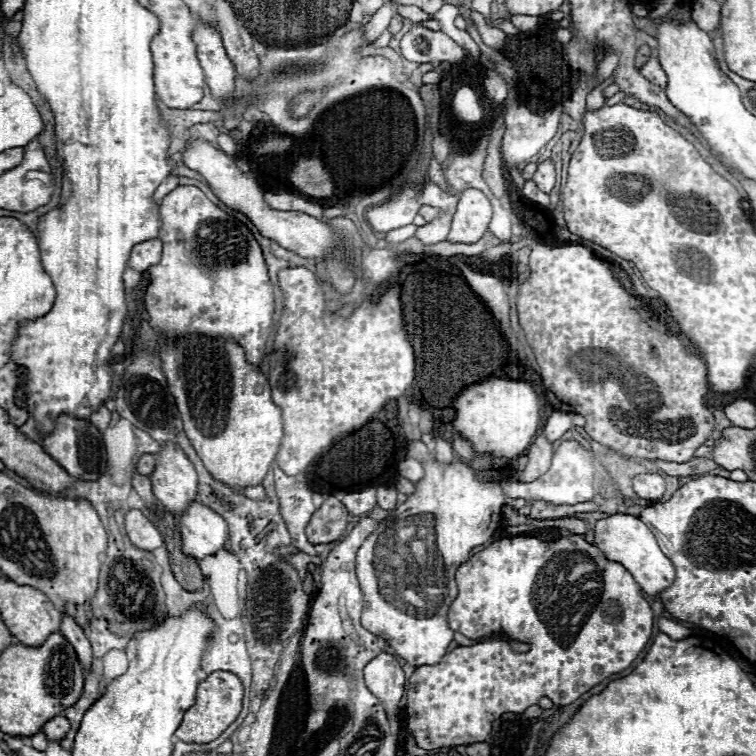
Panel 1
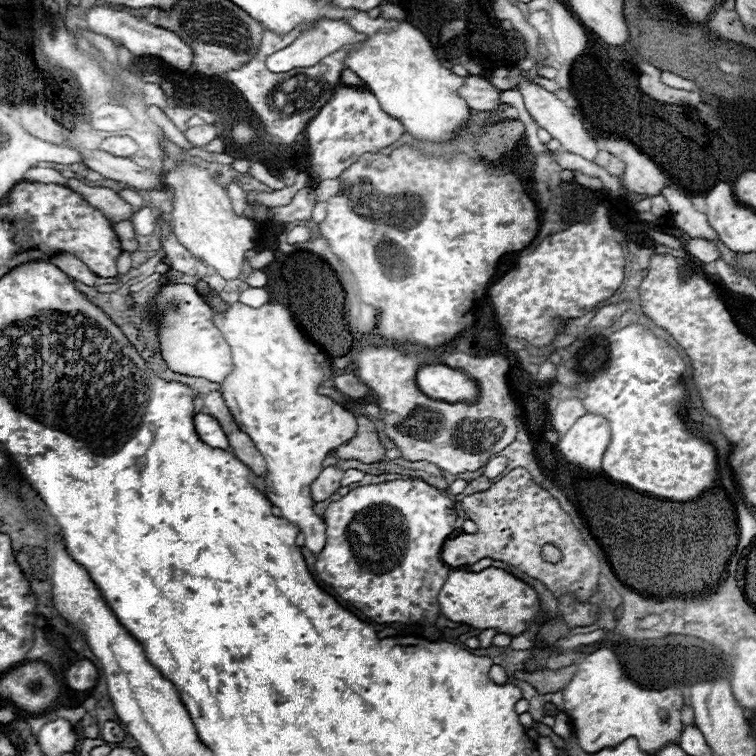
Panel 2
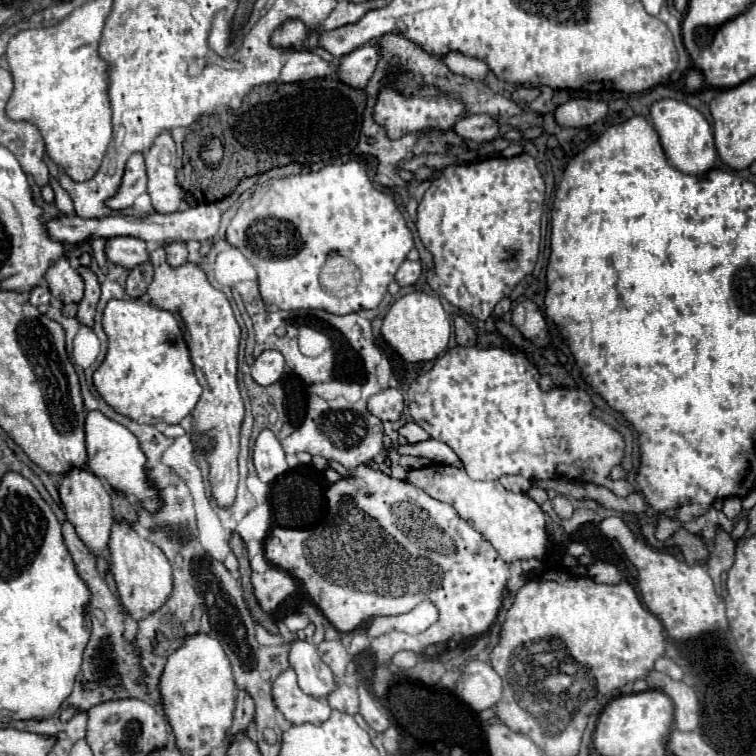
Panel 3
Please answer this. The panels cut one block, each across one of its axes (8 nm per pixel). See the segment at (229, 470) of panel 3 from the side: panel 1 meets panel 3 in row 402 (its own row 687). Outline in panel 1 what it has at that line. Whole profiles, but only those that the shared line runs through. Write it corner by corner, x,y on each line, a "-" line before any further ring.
212,672
204,682
198,684
196,702
184,712
184,720
176,730
176,738
184,742
212,742
216,740
240,714
242,710
242,682
232,672

